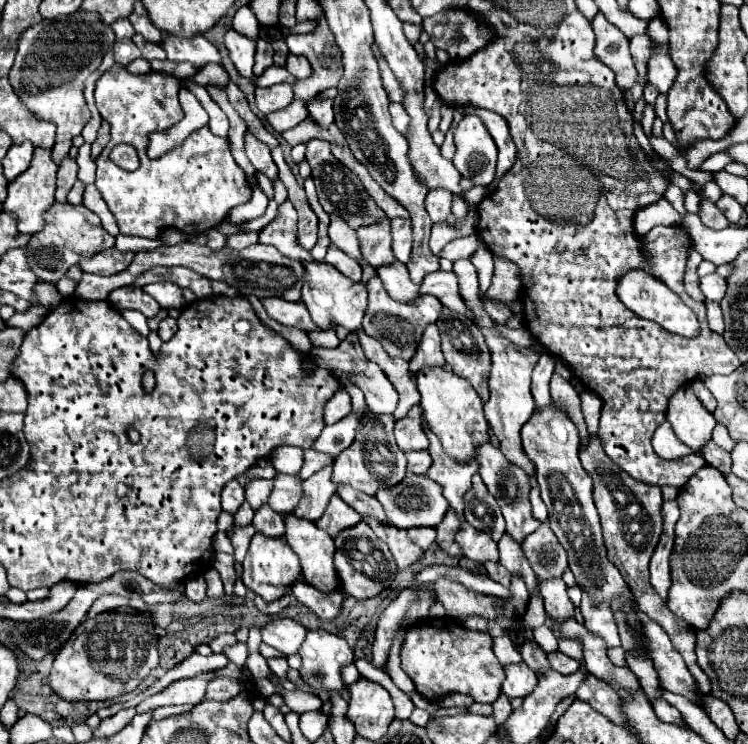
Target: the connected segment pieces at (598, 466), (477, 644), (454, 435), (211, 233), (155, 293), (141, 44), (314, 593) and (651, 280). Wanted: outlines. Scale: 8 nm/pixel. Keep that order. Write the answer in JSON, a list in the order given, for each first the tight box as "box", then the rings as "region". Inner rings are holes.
[{"box":[581,437,709,695],"region":[[[591,437],[585,447],[581,447],[581,463],[585,471],[593,477],[593,499],[601,517],[603,527],[603,539],[607,547],[609,561],[613,561],[617,567],[621,567],[623,579],[627,581],[637,607],[649,615],[651,621],[659,623],[667,635],[673,641],[673,647],[683,655],[689,671],[697,679],[697,687],[703,695],[709,695],[709,677],[703,673],[703,669],[697,665],[695,657],[695,631],[687,621],[681,621],[675,613],[669,611],[669,607],[663,603],[661,597],[657,597],[655,589],[649,583],[649,559],[653,555],[653,549],[657,547],[657,541],[663,531],[663,517],[661,517],[661,489],[655,485],[645,485],[633,477],[629,477],[623,469],[619,469],[613,461],[609,461],[607,453],[601,447],[601,441],[597,437]]]},{"box":[401,618,505,703],"region":[[[452,618],[427,621],[407,629],[407,637],[401,647],[401,665],[403,671],[413,679],[415,689],[429,701],[457,691],[463,695],[471,695],[477,703],[493,703],[501,695],[501,683],[505,679],[503,665],[493,655],[489,633],[467,629]]]},{"box":[415,367,489,463],"region":[[[441,367],[421,369],[415,381],[421,393],[423,417],[429,429],[439,437],[445,453],[459,463],[467,463],[475,459],[477,445],[483,445],[485,441],[489,441],[489,421],[483,415],[483,401],[475,393],[475,389],[465,379],[451,375]]]},{"box":[206,229,225,251],"region":[[[210,229],[206,233],[207,246],[214,251],[221,250],[225,247],[225,236],[220,233],[217,229]]]},{"box":[143,281,185,309],"region":[[[169,281],[151,283],[151,285],[145,285],[143,291],[149,293],[153,299],[157,299],[157,303],[159,303],[163,309],[169,309],[169,307],[183,309],[183,307],[185,307],[183,291],[181,291],[175,283],[169,283]]]},{"box":[133,33,165,61],"region":[[[139,33],[133,37],[133,43],[141,49],[141,55],[143,55],[147,61],[151,61],[151,59],[165,59],[165,51],[163,51],[161,47],[145,41]]]},{"box":[291,581,345,621],"region":[[[297,581],[291,587],[291,591],[297,597],[297,601],[303,607],[307,607],[315,617],[319,617],[321,621],[333,621],[343,609],[345,595],[341,591],[321,593],[319,589],[315,589],[313,585],[309,585],[305,581]]]},{"box":[615,269,699,337],"region":[[[641,269],[625,273],[617,281],[615,293],[625,303],[625,307],[629,307],[637,317],[655,321],[663,329],[667,329],[671,333],[677,333],[677,335],[683,335],[683,337],[695,337],[699,333],[699,321],[697,321],[695,313],[689,307],[685,307],[683,301],[663,281],[657,281],[657,277],[641,271]]]}]

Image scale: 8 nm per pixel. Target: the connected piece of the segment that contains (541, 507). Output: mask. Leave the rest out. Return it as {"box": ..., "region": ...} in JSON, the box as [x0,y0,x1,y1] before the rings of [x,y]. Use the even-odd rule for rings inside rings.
{"box":[529,485,547,521],"region":[[[537,485],[531,489],[529,499],[531,499],[531,513],[533,513],[533,517],[535,517],[537,521],[545,521],[545,519],[547,519],[547,507],[545,507],[545,503],[543,503],[541,497],[539,497]]]}

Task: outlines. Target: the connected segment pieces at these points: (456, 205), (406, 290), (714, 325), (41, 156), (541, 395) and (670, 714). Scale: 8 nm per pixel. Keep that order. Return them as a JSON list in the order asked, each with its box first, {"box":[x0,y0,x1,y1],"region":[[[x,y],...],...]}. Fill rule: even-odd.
[{"box":[452,194,468,220],"region":[[[453,194],[452,215],[456,220],[462,220],[468,215],[468,206],[457,194]]]},{"box":[377,261,417,301],"region":[[[395,261],[393,265],[381,267],[377,269],[377,275],[381,277],[387,293],[391,295],[392,299],[401,299],[401,301],[409,301],[409,299],[417,299],[417,285],[411,283],[407,267],[399,261]]]},{"box":[707,303,723,333],"region":[[[707,303],[707,319],[709,319],[709,327],[715,333],[723,333],[723,317],[719,303]]]},{"box":[3,147,57,235],"region":[[[37,147],[35,153],[33,153],[31,167],[9,183],[9,195],[7,195],[5,203],[3,203],[5,211],[11,211],[11,213],[15,213],[19,217],[17,227],[19,227],[21,233],[33,235],[33,233],[43,229],[43,225],[45,225],[43,213],[45,213],[45,209],[49,209],[49,205],[55,203],[55,189],[57,189],[55,181],[57,181],[57,165],[51,159],[51,149]]]},{"box":[531,351,555,409],"region":[[[547,351],[541,355],[541,359],[537,361],[535,369],[533,369],[533,377],[531,377],[531,395],[535,399],[537,409],[543,409],[545,405],[551,403],[551,395],[549,395],[549,379],[553,375],[553,367],[555,367],[555,357]]]},{"box":[653,699,685,725],"region":[[[655,699],[655,701],[653,701],[653,709],[655,709],[655,713],[657,713],[657,717],[659,717],[661,721],[665,721],[665,723],[685,725],[681,713],[679,713],[673,705],[669,705],[665,699]]]}]

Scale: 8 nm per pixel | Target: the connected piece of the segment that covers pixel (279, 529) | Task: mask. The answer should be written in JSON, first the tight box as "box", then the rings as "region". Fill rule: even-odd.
{"box":[253,505,285,537],"region":[[[263,505],[255,513],[253,527],[257,533],[263,533],[267,537],[283,537],[285,535],[285,523],[281,521],[281,515],[275,513],[269,505]]]}

